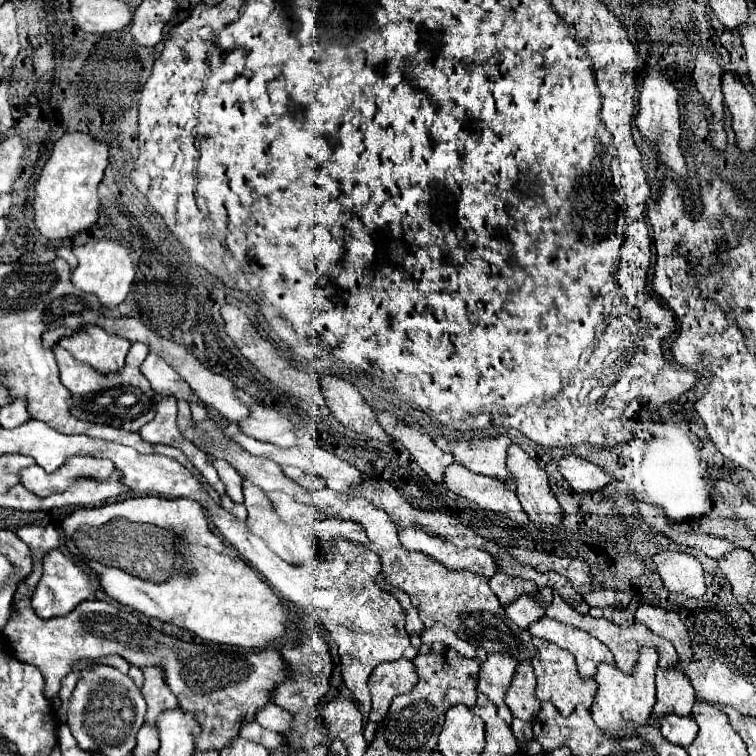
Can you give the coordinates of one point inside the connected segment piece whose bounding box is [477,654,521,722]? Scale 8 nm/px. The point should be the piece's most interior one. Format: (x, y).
(496, 674)

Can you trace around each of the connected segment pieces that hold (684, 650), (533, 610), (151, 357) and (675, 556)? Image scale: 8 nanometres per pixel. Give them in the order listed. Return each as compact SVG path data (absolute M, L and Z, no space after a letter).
M643 604L635 612L635 622L641 622L641 624L649 626L649 630L653 634L663 636L669 642L673 642L673 646L675 646L675 650L677 650L681 660L683 658L693 658L689 630L687 630L687 626L685 626L685 622L683 622L679 612Z
M529 594L519 596L515 602L511 602L507 606L507 612L509 612L511 620L515 620L515 624L521 630L525 630L531 622L539 620L545 614L543 608L541 608L541 604L537 602L537 598L535 596L529 596Z
M147 354L147 358L141 364L141 374L149 380L151 388L157 394L175 396L175 398L187 400L187 402L193 398L193 392L189 390L187 382L157 354Z
M659 552L655 556L657 570L663 578L663 586L669 592L683 592L689 598L699 598L705 594L707 588L703 588L703 572L693 572L691 554L683 552Z

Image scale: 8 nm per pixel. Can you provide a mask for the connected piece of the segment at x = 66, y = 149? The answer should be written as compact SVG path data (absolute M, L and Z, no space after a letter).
M65 132L53 146L35 186L35 226L47 240L73 238L99 218L97 186L109 164L109 148L85 132Z

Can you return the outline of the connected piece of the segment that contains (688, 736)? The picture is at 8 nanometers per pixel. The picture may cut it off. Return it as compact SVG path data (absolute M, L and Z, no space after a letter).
M675 714L657 718L657 726L663 738L679 746L689 746L695 740L695 734L699 730L691 716L675 716Z

